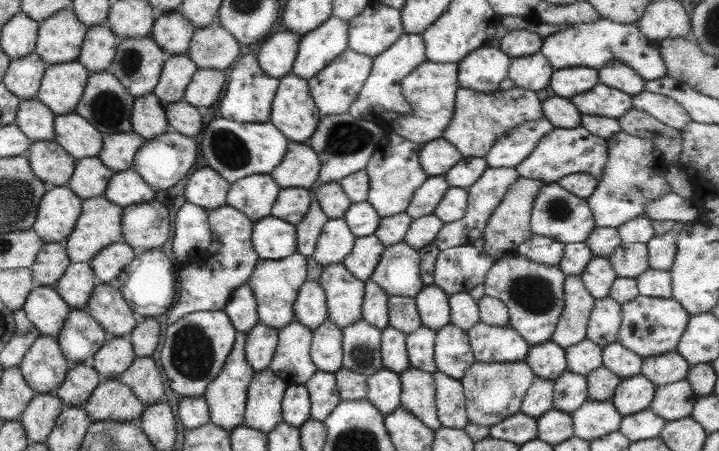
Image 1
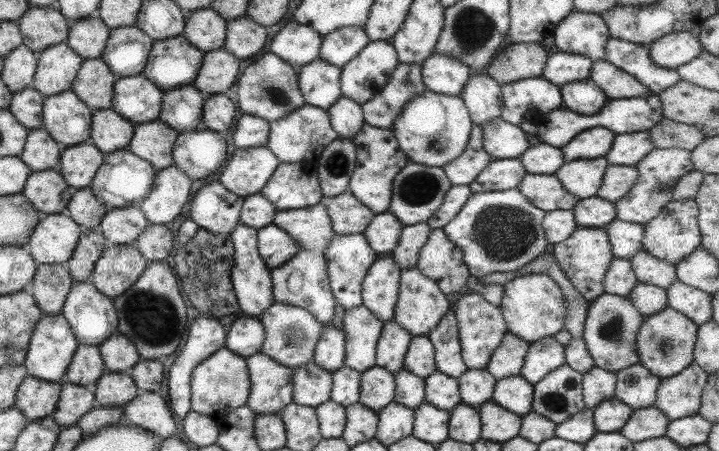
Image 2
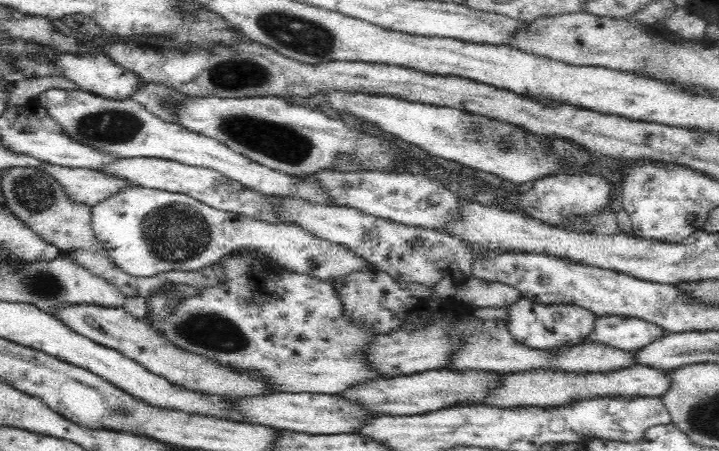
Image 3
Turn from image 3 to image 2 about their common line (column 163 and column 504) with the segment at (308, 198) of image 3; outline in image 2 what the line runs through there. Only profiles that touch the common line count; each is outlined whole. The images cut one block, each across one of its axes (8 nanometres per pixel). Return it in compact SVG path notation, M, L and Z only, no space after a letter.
M500 117L481 123L480 128L483 132L483 150L492 159L517 159L530 147L527 134Z

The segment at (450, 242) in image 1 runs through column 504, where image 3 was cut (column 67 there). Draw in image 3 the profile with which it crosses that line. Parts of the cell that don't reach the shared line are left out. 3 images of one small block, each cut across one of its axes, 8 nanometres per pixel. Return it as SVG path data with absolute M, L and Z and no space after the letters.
M47 164L43 168L48 174L56 177L60 187L68 193L68 197L76 203L84 203L94 207L110 196L120 194L126 188L136 188L138 185L129 180L118 178L113 174L92 170L89 168L66 168Z

